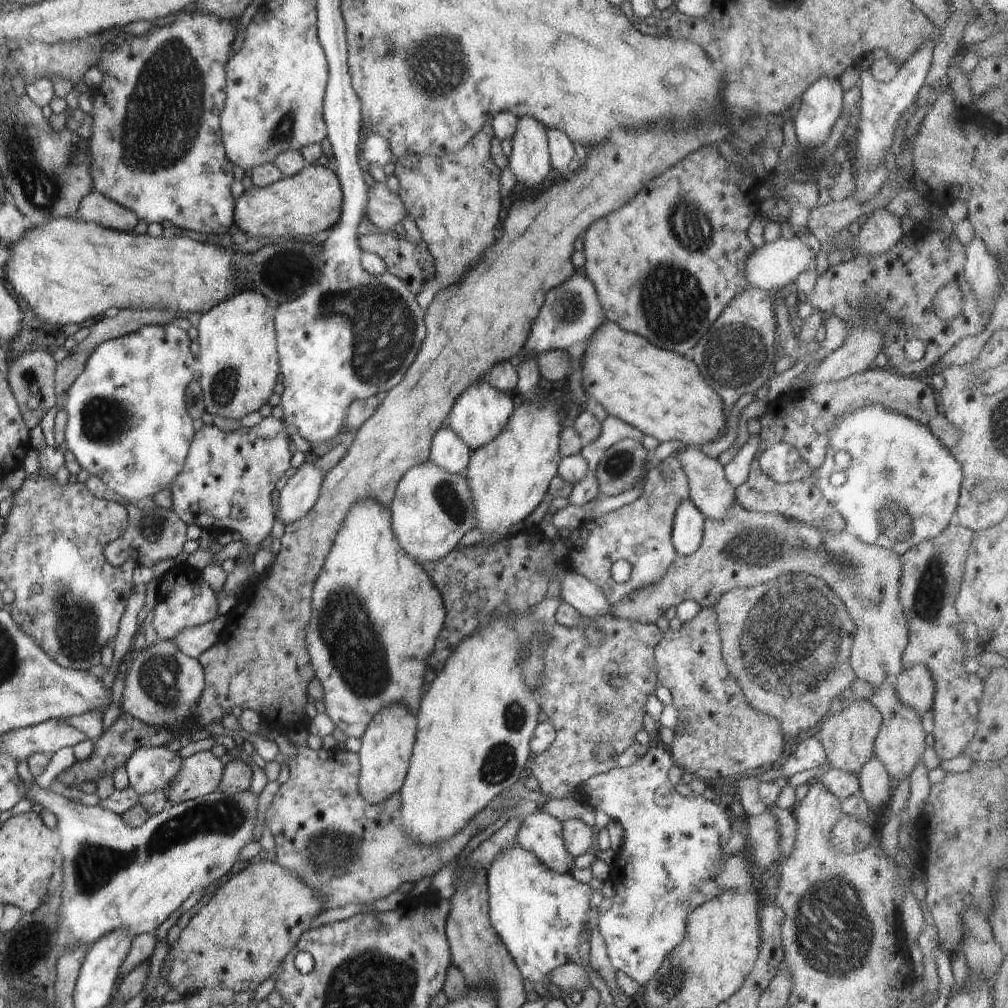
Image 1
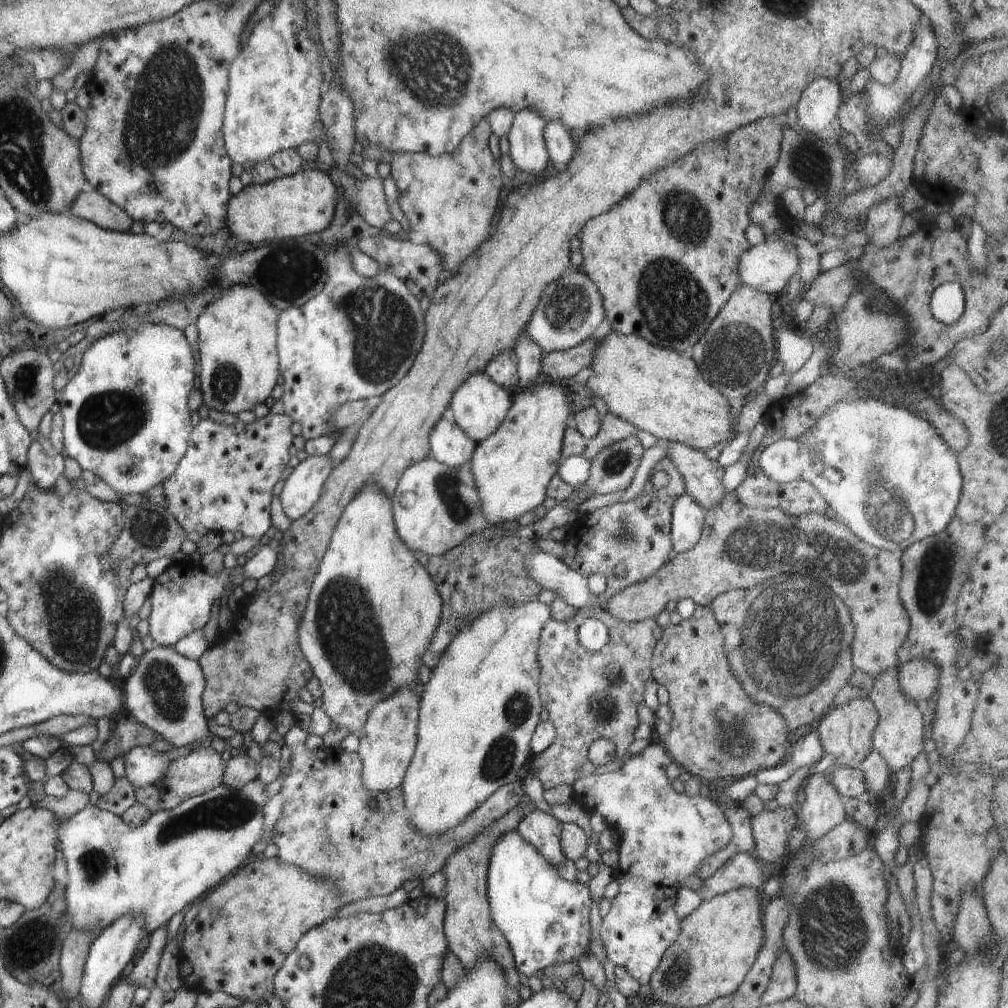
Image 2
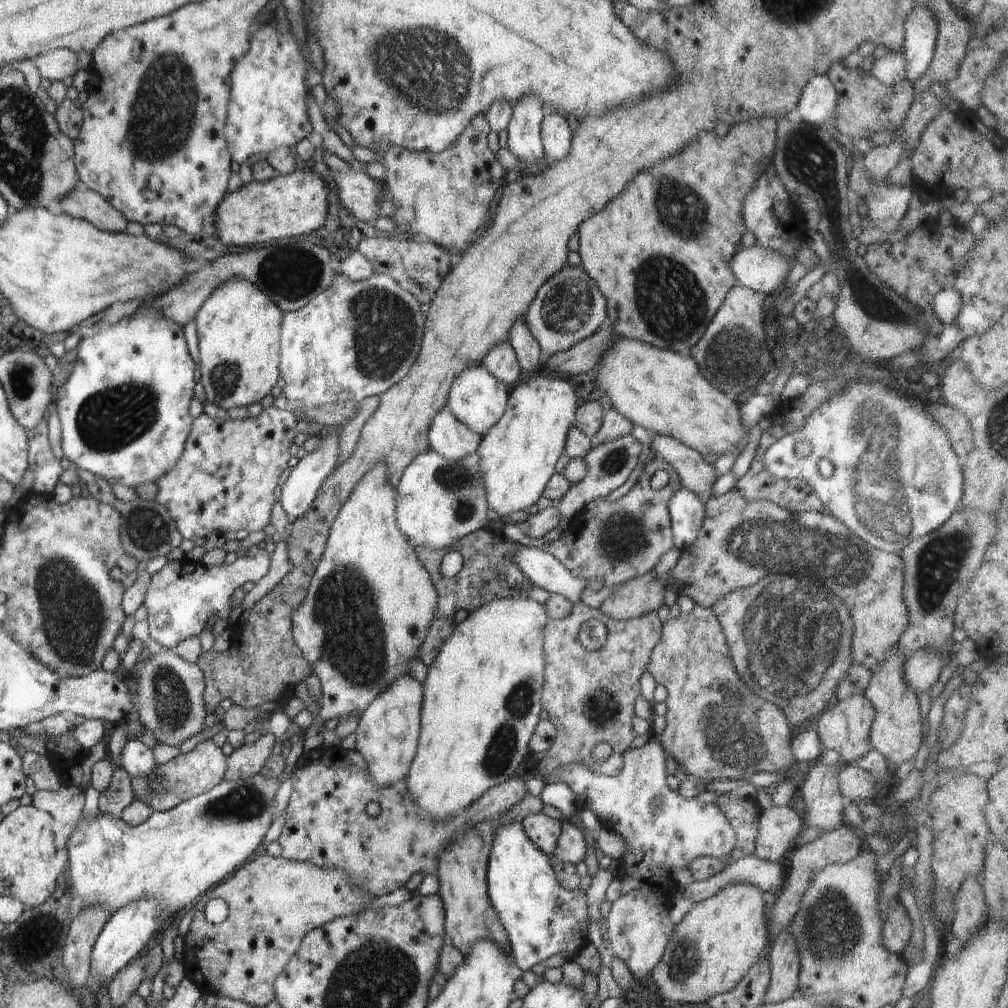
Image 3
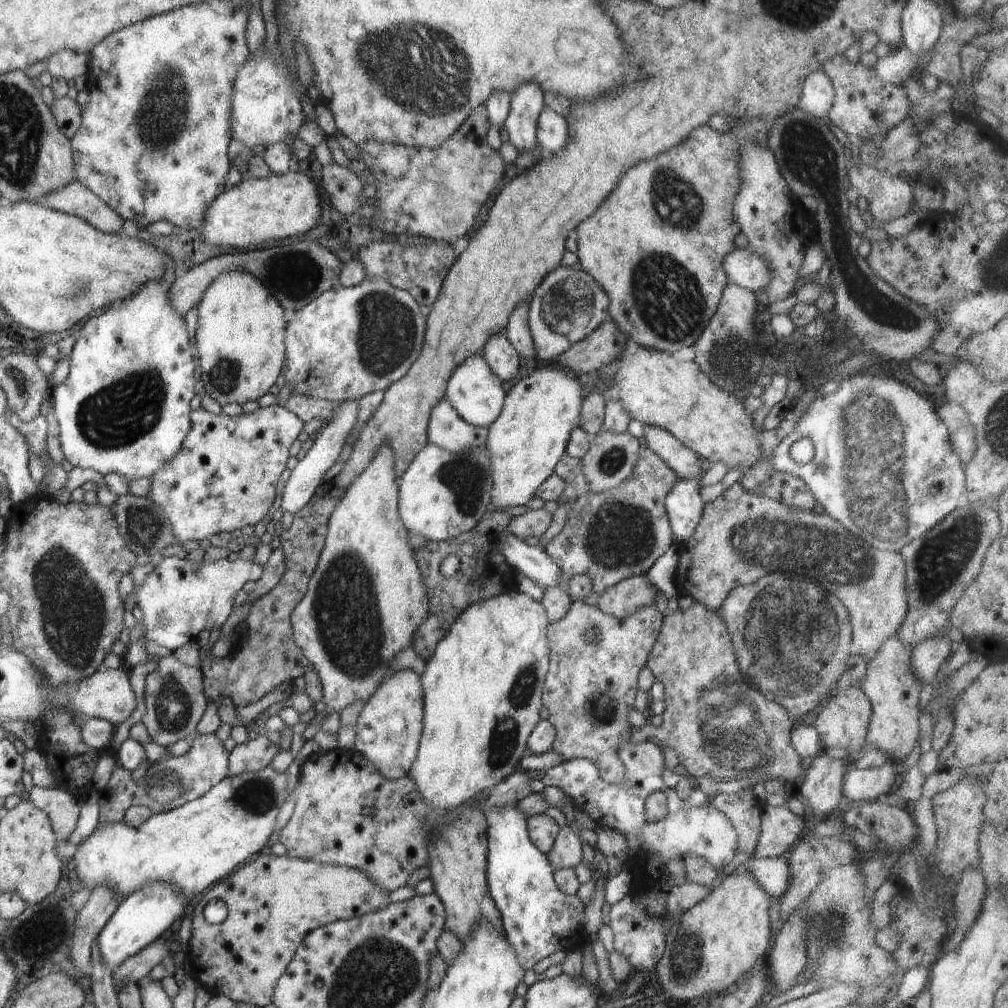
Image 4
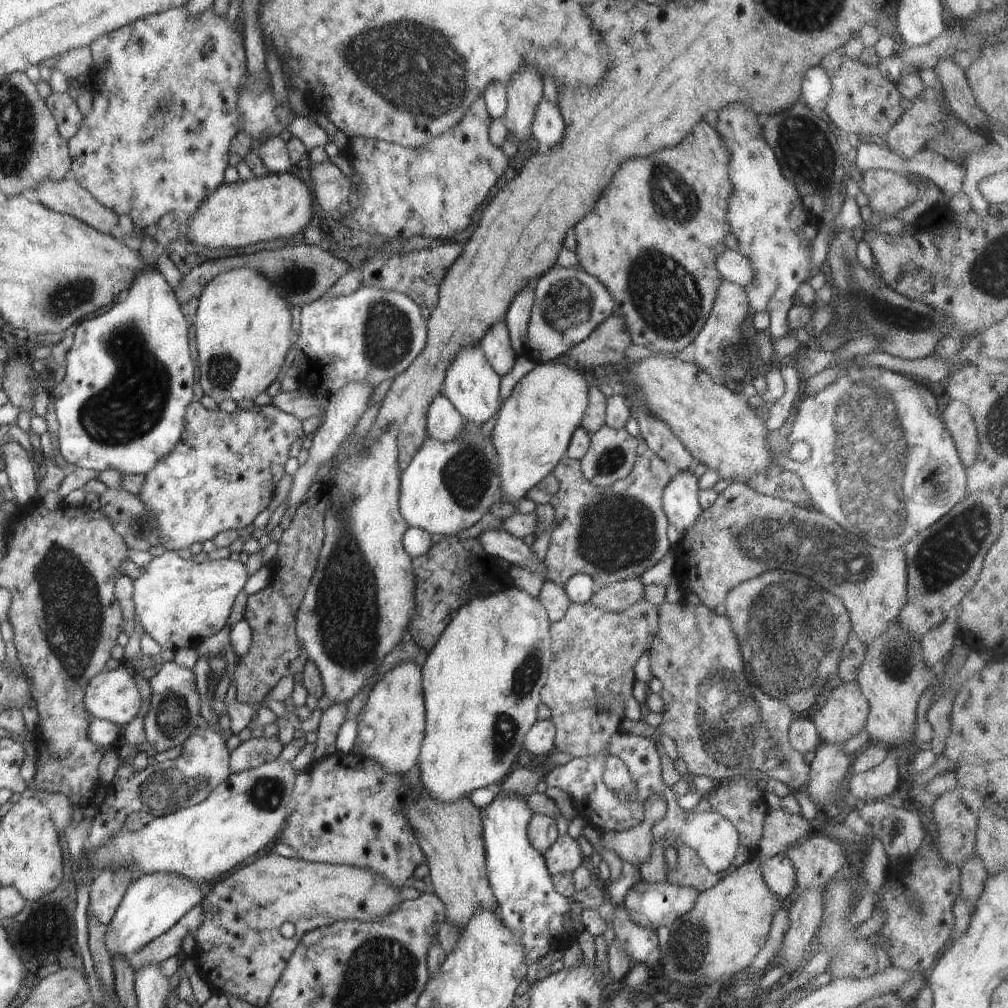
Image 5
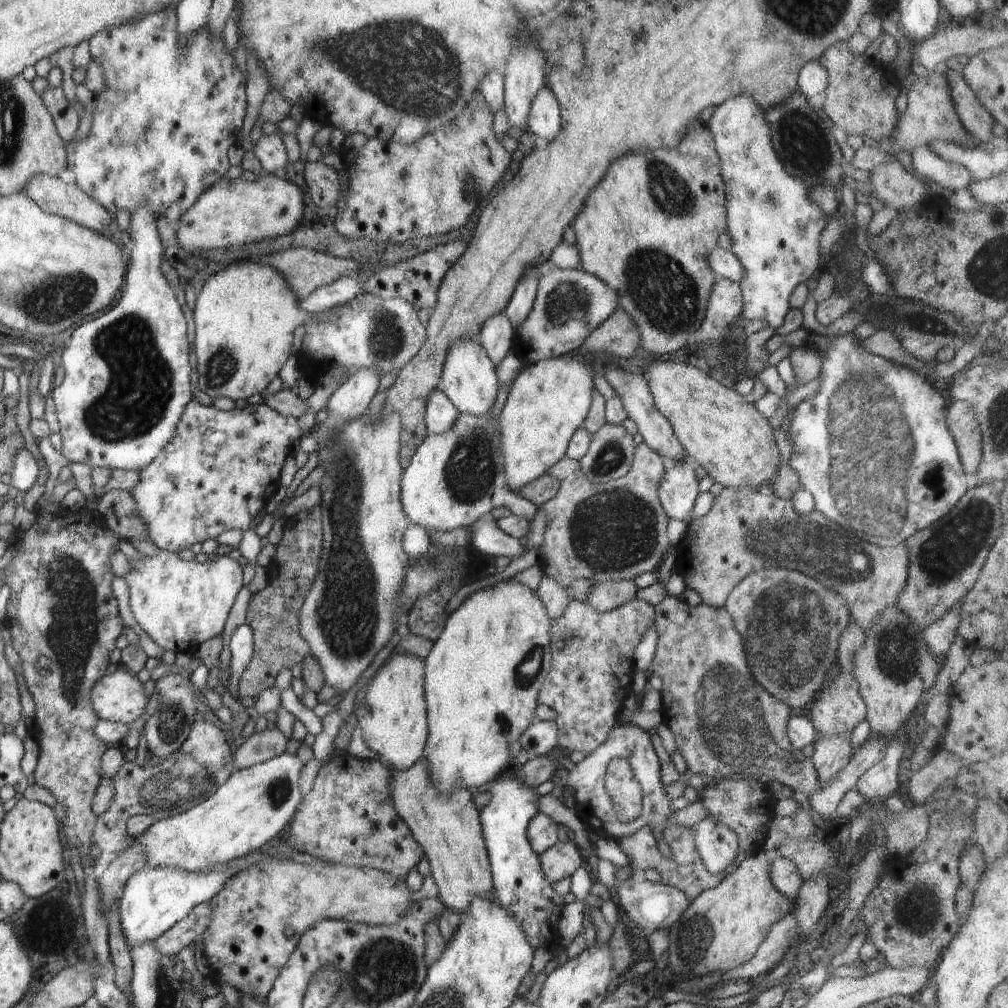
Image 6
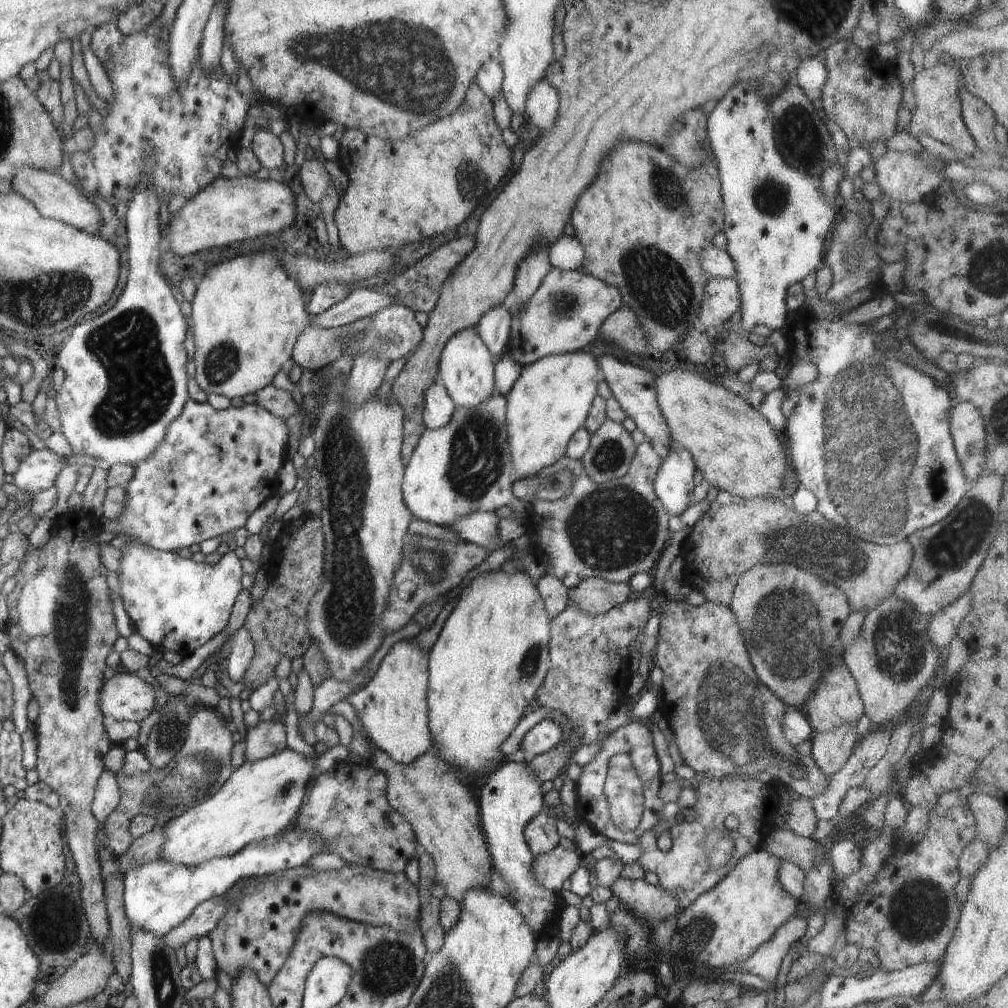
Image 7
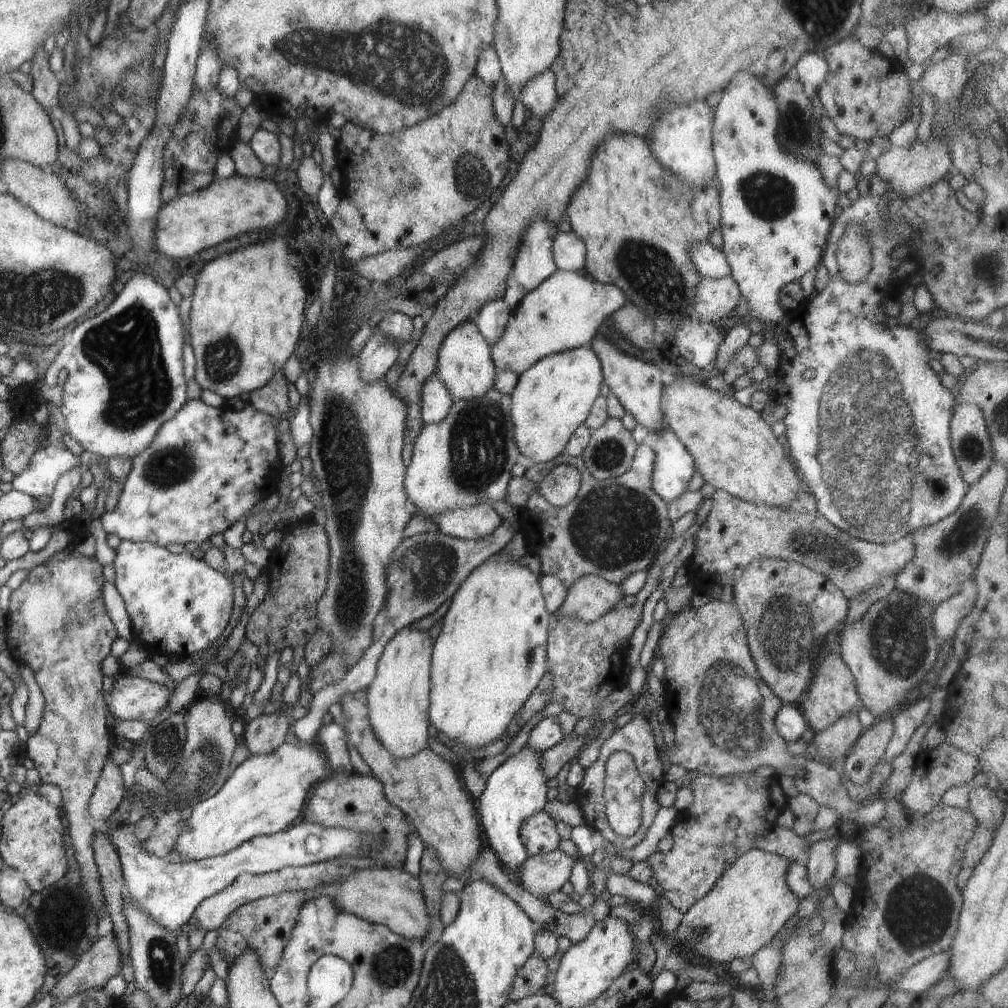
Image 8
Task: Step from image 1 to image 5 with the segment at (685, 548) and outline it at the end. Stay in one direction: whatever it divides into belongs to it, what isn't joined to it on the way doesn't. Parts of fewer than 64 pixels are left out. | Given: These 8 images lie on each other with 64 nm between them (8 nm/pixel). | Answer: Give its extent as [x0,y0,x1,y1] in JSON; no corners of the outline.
[662,470,702,537]

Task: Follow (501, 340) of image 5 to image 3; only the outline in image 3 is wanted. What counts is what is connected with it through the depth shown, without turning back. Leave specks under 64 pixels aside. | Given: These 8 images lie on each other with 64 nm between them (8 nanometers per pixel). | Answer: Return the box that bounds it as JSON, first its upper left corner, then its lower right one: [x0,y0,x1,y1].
[482,340,523,386]

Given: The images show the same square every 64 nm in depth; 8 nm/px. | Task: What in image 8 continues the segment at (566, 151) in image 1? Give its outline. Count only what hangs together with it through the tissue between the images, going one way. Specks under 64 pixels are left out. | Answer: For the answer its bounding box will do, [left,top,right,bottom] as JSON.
[519,69,556,120]

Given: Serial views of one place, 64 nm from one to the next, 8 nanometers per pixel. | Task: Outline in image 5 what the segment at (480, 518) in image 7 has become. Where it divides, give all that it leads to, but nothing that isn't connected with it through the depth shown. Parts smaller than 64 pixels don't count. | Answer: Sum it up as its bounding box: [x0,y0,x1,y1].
[477,529,546,579]

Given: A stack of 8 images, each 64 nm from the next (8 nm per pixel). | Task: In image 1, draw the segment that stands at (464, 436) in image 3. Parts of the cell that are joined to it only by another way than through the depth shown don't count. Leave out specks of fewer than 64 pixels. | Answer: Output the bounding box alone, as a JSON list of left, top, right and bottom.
[429,426,470,474]

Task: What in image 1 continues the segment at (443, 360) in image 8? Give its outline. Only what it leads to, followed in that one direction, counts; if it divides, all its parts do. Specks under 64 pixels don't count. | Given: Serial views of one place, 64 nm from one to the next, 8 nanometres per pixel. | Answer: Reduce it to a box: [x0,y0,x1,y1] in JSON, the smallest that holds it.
[443,378,514,451]

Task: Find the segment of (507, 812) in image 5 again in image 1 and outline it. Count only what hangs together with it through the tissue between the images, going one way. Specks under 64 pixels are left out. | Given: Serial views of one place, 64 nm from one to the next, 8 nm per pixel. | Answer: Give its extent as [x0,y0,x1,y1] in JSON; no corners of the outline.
[487,841,594,982]

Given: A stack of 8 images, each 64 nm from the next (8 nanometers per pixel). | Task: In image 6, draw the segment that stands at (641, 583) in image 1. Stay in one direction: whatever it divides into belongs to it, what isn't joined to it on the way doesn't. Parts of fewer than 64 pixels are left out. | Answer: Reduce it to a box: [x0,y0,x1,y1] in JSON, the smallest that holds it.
[539,440,675,588]

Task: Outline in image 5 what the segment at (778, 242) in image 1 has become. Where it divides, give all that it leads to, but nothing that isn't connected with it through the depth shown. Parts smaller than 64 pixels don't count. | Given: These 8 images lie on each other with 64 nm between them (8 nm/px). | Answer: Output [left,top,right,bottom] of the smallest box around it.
[714,249,754,287]

